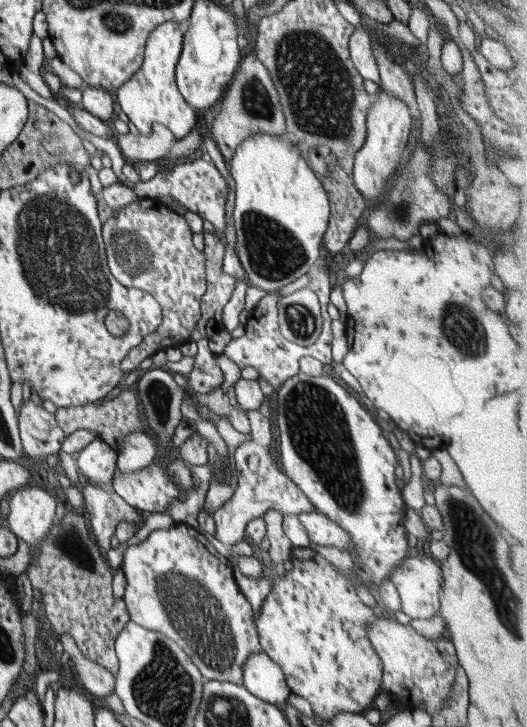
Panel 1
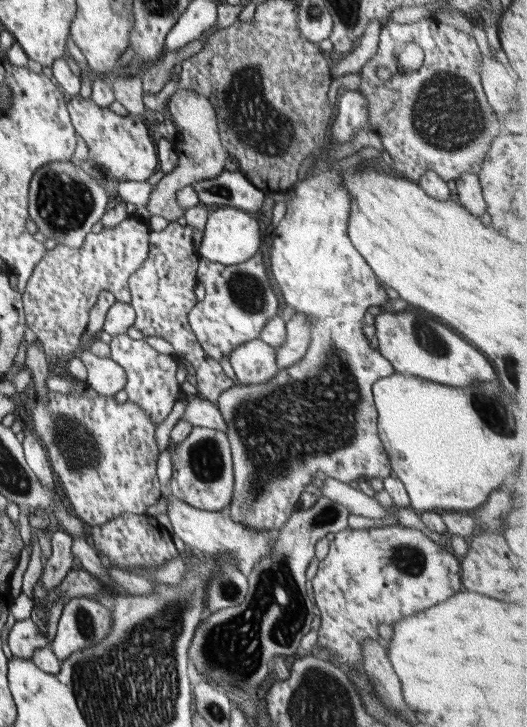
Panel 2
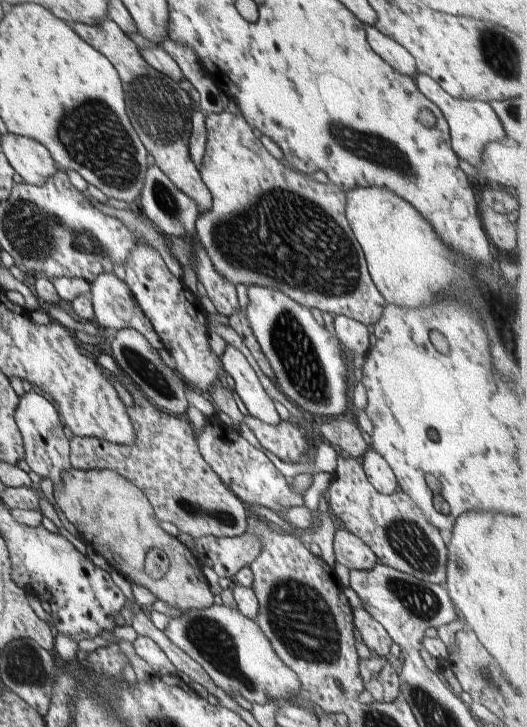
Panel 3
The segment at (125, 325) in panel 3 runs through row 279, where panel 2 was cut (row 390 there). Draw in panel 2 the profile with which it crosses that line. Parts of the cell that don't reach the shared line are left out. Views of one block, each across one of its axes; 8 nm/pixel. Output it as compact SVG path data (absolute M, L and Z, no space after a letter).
M88 349L78 354L84 362L88 372L86 384L106 397L115 396L126 386L126 373L124 368L111 358L99 358L91 354Z

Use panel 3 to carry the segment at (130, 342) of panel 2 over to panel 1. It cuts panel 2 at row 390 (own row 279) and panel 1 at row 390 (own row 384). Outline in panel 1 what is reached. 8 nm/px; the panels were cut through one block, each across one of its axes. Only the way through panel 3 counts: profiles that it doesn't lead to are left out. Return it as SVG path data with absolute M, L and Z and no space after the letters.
M203 338L196 341L197 350L194 357L192 371L186 376L188 380L188 390L200 394L208 394L215 388L221 386L224 377L219 366L215 362L213 353L208 346L208 339Z

